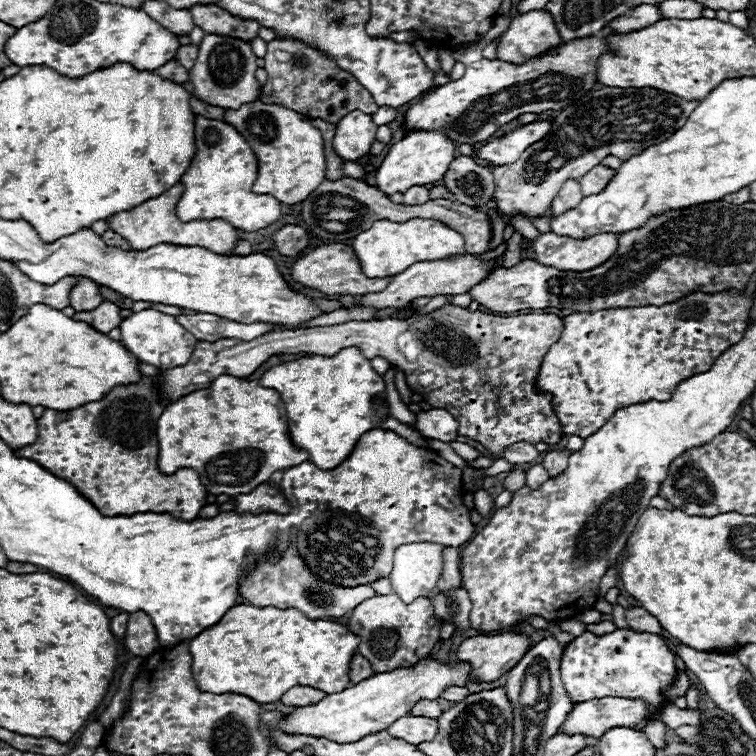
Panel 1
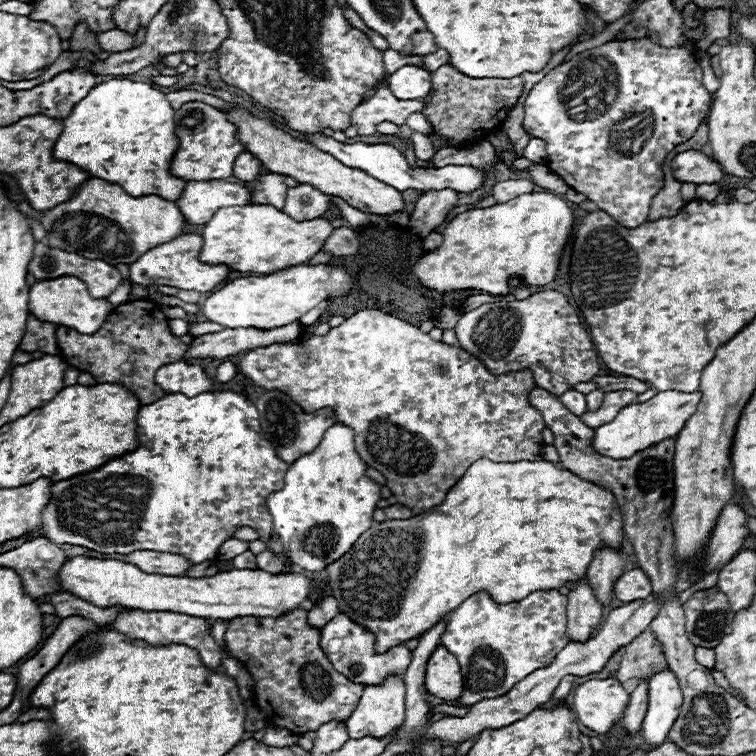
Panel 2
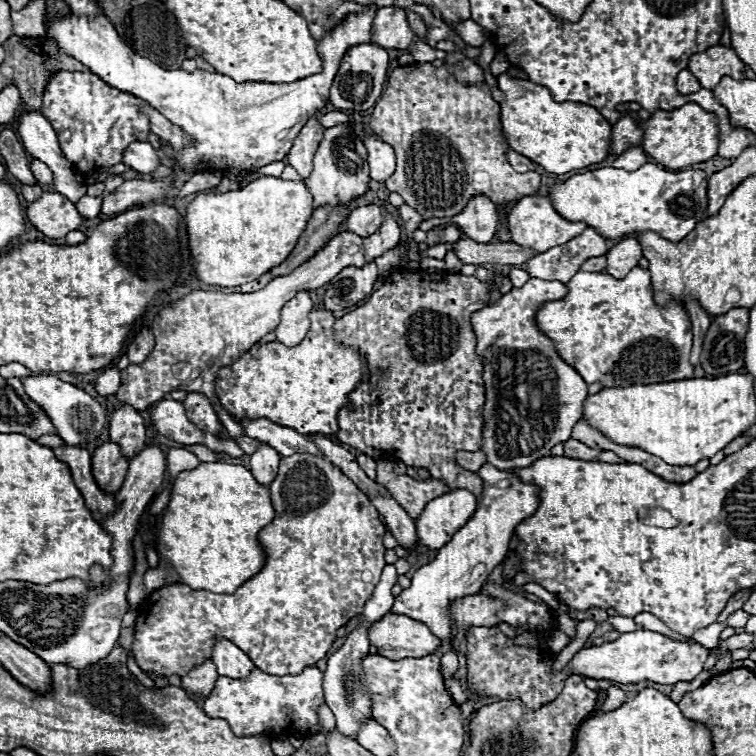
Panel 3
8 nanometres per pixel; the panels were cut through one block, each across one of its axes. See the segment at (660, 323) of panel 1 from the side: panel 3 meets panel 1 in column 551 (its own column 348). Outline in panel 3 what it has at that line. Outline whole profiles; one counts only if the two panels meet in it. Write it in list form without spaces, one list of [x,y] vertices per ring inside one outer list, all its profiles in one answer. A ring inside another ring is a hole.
[[[314,310],[310,314],[310,330],[306,338],[292,348],[286,348],[280,342],[256,342],[250,350],[240,354],[230,366],[224,366],[218,370],[218,380],[216,380],[216,402],[234,418],[234,420],[258,420],[266,418],[274,424],[286,426],[296,430],[302,436],[308,434],[336,434],[338,424],[336,416],[342,406],[348,404],[348,394],[356,388],[358,382],[362,382],[366,366],[362,362],[362,356],[354,348],[346,348],[334,340],[334,322],[336,318],[332,316],[330,310]]]

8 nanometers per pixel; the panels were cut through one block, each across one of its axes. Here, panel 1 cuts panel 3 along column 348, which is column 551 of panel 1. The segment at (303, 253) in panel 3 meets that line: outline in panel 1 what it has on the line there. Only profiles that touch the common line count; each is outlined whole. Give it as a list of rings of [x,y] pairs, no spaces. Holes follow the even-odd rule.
[[[570,178],[562,184],[558,196],[554,198],[554,202],[550,206],[550,212],[552,214],[562,214],[562,212],[574,208],[582,198],[584,198],[584,194],[582,194],[582,188],[580,188],[580,180]]]

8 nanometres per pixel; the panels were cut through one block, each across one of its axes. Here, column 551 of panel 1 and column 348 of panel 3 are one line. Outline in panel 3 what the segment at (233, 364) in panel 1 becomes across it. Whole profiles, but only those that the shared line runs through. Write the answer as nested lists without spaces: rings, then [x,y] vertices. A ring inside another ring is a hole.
[[[398,270],[394,274],[388,276],[386,284],[376,290],[370,300],[356,308],[354,312],[342,316],[336,320],[334,324],[334,336],[340,344],[344,346],[350,346],[350,348],[356,348],[358,354],[362,354],[364,358],[364,364],[366,364],[366,380],[362,380],[354,392],[348,394],[348,406],[340,408],[338,412],[338,432],[336,432],[336,438],[342,442],[342,444],[348,444],[356,450],[360,450],[362,454],[374,458],[374,460],[400,460],[404,462],[406,466],[412,466],[412,468],[426,468],[430,472],[432,478],[438,478],[442,482],[446,482],[448,490],[470,490],[478,500],[482,496],[482,480],[478,478],[476,472],[470,472],[470,470],[464,470],[462,466],[458,466],[456,462],[456,452],[460,450],[478,450],[484,442],[482,438],[482,426],[484,426],[484,416],[482,416],[482,410],[484,410],[484,402],[486,402],[486,394],[484,394],[484,382],[482,382],[482,358],[474,352],[476,348],[476,336],[474,336],[474,330],[470,326],[470,314],[484,308],[486,304],[490,302],[490,288],[486,282],[480,282],[476,280],[474,276],[464,276],[464,274],[444,274],[442,280],[436,280],[436,272],[430,272],[426,276],[426,270],[416,270],[416,272],[410,272],[410,270]]]

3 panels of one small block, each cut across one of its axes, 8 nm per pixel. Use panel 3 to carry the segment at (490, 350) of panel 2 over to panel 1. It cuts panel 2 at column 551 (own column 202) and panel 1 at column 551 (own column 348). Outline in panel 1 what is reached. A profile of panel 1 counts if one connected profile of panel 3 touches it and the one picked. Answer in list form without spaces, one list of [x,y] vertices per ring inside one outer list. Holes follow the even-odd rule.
[[[554,232],[540,234],[532,244],[534,256],[540,264],[556,270],[584,272],[606,262],[618,248],[618,236],[612,232],[600,232],[588,238],[556,236]]]

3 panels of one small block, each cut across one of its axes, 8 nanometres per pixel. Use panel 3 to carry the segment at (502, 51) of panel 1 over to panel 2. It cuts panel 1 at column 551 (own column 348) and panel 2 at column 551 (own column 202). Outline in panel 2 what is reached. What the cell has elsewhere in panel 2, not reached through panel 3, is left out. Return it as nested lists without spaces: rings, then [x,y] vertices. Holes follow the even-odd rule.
[[[614,40],[614,42],[606,42],[606,44],[592,48],[592,50],[584,50],[580,54],[572,56],[568,62],[550,70],[528,94],[528,100],[524,104],[524,108],[526,108],[524,128],[530,136],[542,138],[546,142],[546,154],[548,154],[546,166],[550,170],[554,170],[554,174],[558,174],[574,190],[586,194],[600,210],[608,212],[618,224],[622,224],[626,228],[638,228],[640,224],[646,222],[652,198],[664,188],[662,162],[664,162],[666,154],[672,148],[676,148],[678,144],[682,144],[694,136],[698,126],[706,120],[706,116],[710,112],[710,104],[712,104],[712,96],[708,94],[708,90],[702,84],[702,68],[690,50],[686,50],[686,48],[662,48],[658,44],[652,44],[650,40],[624,40],[624,42]]]

